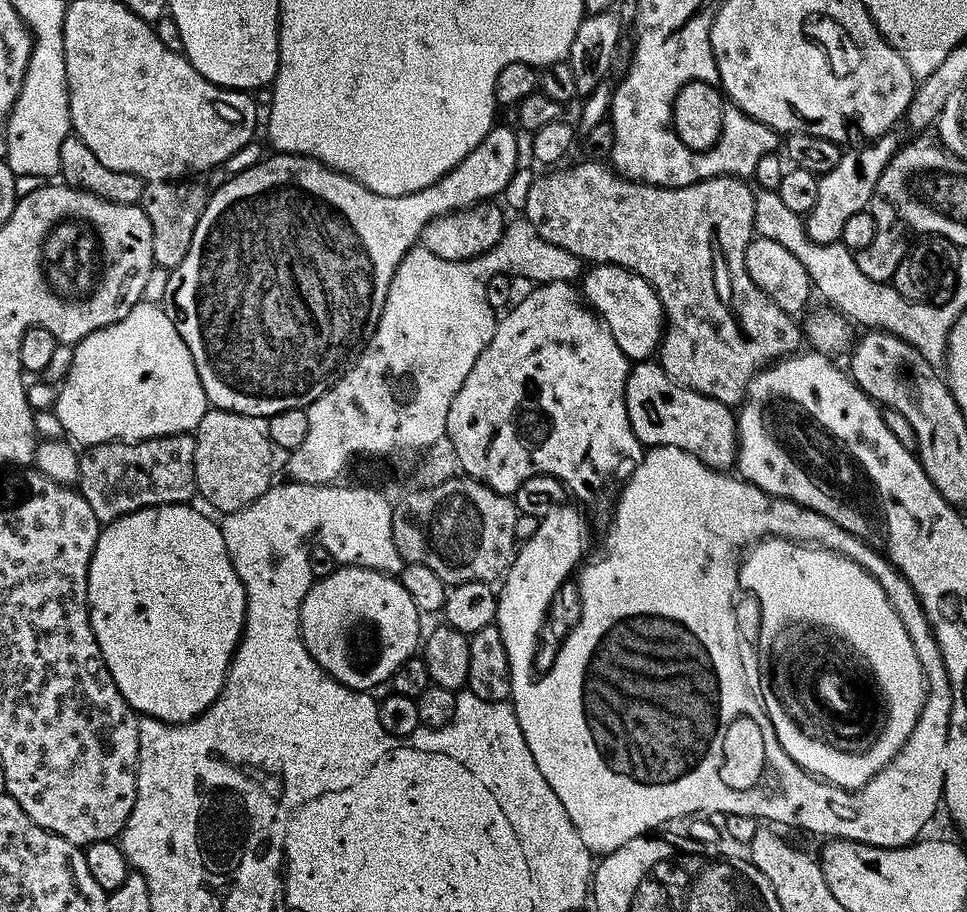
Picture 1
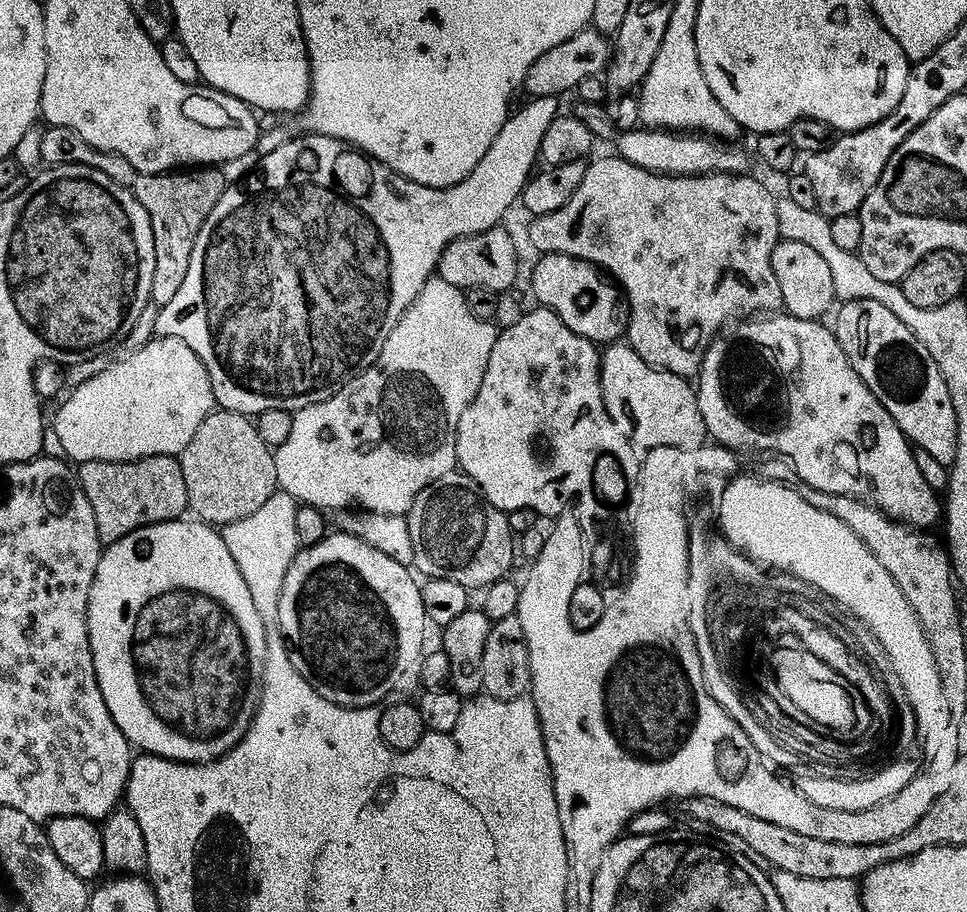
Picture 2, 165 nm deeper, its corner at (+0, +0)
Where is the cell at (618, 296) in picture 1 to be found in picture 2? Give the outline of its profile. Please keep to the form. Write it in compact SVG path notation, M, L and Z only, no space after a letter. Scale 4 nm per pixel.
M545 252L541 255L539 262L534 266L532 290L537 305L550 309L574 334L586 338L590 343L597 346L607 346L619 341L625 335L628 327L628 309L622 299L619 287L601 269L588 260L579 260L570 254L561 252Z

